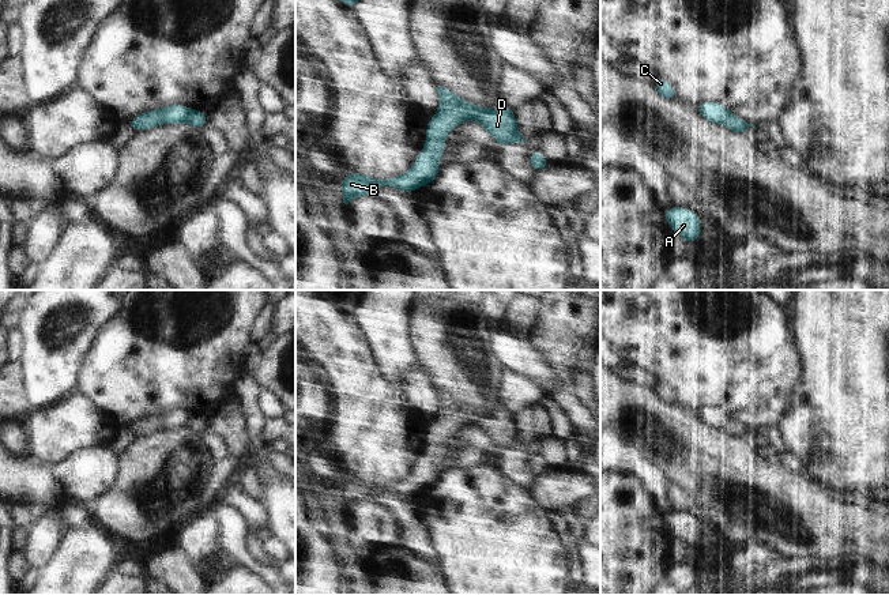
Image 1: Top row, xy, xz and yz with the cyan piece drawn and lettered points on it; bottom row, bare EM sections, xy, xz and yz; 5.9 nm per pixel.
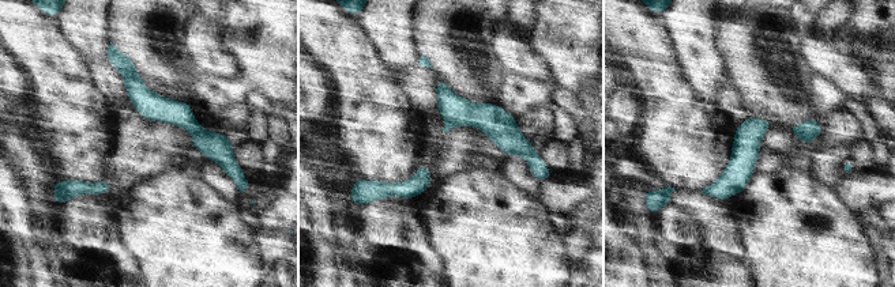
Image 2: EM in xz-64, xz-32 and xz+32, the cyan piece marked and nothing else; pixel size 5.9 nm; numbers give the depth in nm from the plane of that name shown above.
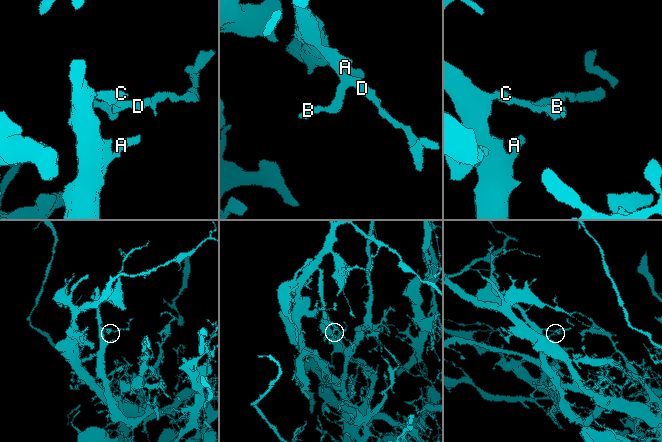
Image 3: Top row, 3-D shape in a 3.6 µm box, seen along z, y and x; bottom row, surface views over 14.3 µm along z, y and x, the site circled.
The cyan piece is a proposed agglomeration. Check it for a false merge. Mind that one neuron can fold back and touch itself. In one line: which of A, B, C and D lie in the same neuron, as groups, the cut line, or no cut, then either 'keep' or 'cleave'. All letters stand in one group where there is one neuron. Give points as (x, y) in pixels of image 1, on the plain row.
A B C D | no cut | keep

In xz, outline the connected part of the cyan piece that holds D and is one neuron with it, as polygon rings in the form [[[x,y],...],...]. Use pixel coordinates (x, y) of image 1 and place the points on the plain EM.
[[[437,391],[437,398],[440,402],[437,417],[426,429],[425,449],[414,464],[411,474],[388,483],[374,483],[353,475],[340,485],[339,490],[346,511],[355,502],[373,500],[378,492],[395,492],[413,498],[419,492],[432,489],[440,478],[438,468],[445,457],[444,444],[463,426],[472,425],[481,429],[501,452],[509,448],[526,447],[519,437],[515,415],[505,408],[497,415],[491,415],[489,410],[478,413],[441,391]]]

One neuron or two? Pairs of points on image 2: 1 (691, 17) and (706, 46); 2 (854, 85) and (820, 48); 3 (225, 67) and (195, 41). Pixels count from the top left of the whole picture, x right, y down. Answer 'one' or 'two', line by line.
1: one
2: one
3: one

